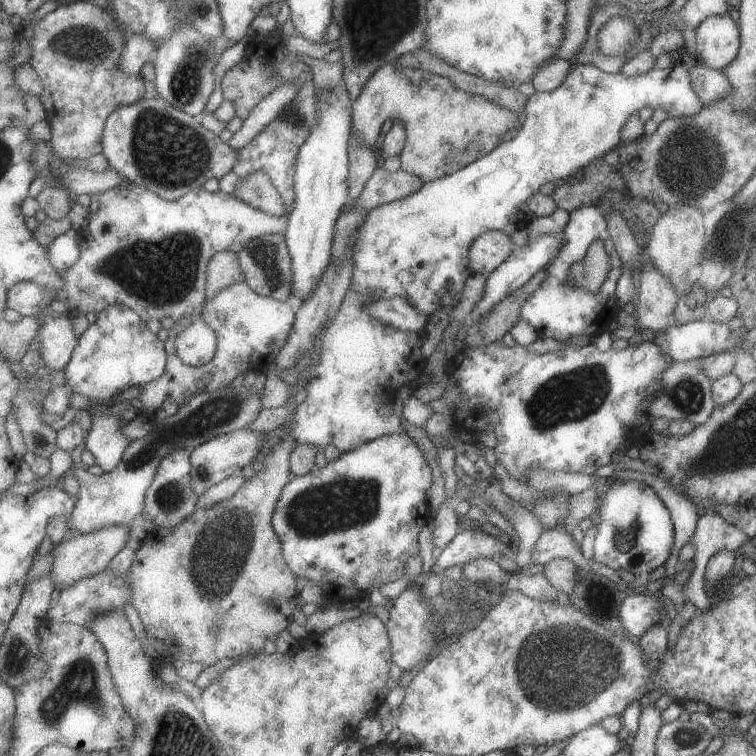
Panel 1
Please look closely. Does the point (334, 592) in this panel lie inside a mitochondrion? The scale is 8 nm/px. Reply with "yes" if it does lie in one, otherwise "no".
no

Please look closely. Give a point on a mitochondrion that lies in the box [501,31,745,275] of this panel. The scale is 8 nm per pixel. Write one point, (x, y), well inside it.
(678, 159)

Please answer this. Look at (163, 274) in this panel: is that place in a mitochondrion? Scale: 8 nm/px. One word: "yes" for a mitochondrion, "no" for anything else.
yes

